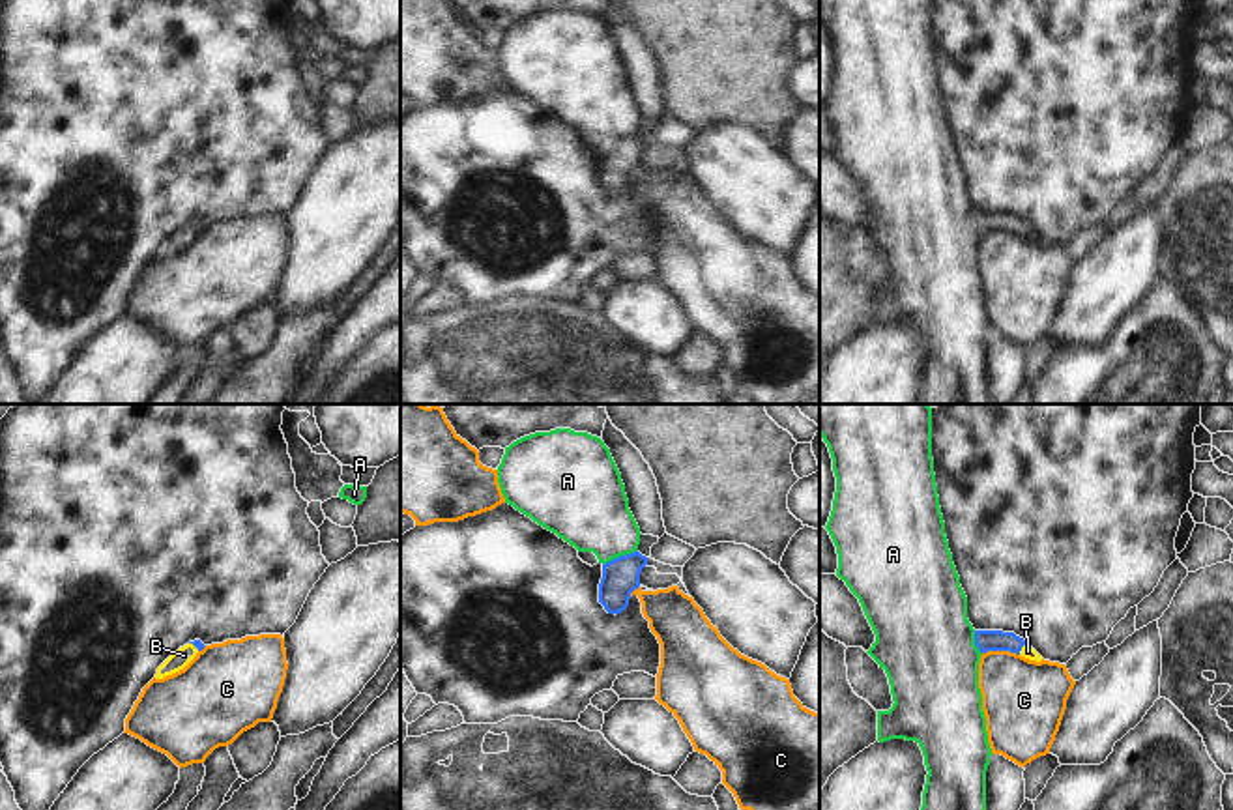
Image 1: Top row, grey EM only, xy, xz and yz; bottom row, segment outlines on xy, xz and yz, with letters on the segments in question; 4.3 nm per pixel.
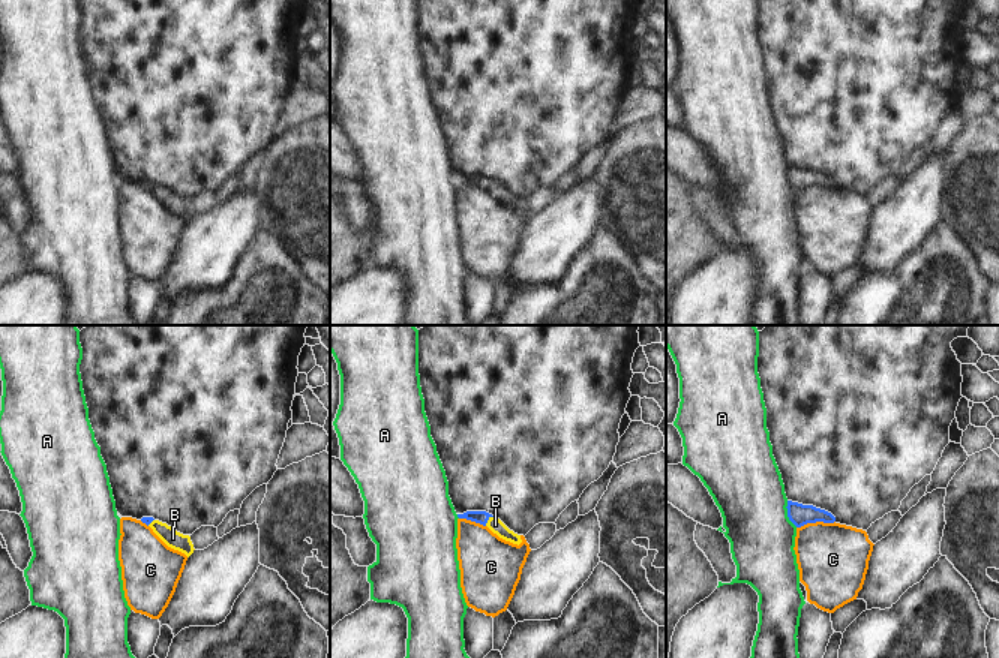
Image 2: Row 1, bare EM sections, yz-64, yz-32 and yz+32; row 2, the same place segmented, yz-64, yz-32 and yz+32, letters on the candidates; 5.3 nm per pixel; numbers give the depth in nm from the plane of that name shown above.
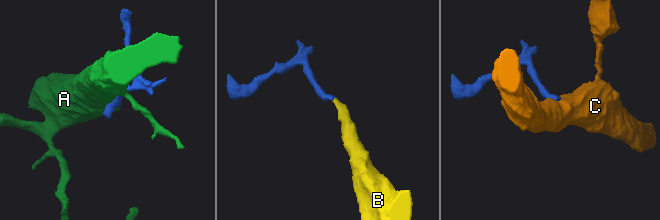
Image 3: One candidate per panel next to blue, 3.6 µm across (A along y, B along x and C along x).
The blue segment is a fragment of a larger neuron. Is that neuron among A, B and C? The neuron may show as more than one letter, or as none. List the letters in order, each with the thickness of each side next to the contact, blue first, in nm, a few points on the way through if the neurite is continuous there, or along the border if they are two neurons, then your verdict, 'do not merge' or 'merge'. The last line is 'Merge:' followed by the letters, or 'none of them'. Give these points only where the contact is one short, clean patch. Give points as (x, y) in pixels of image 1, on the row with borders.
A: 160 nm thick on the blue side, 340 nm on the other; do not merge
B: 100 nm thick on the blue side, 60 nm on the other; runs through yz (986, 640), (1009, 640), (1022, 646), (1028, 651); merge
C: 100 nm thick on the blue side, 360 nm on the other; border along yz (983, 651), (1015, 651), (1018, 655); do not merge
Merge: B

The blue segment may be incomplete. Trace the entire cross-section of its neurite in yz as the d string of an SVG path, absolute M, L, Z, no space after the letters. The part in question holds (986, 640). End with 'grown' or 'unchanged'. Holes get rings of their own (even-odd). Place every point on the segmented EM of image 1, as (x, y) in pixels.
M975 630L975 645L979 647L980 653L1010 651L1029 660L1037 660L1037 662L1042 660L1042 657L1029 645L1029 642L1016 636L1014 632Z; grown

